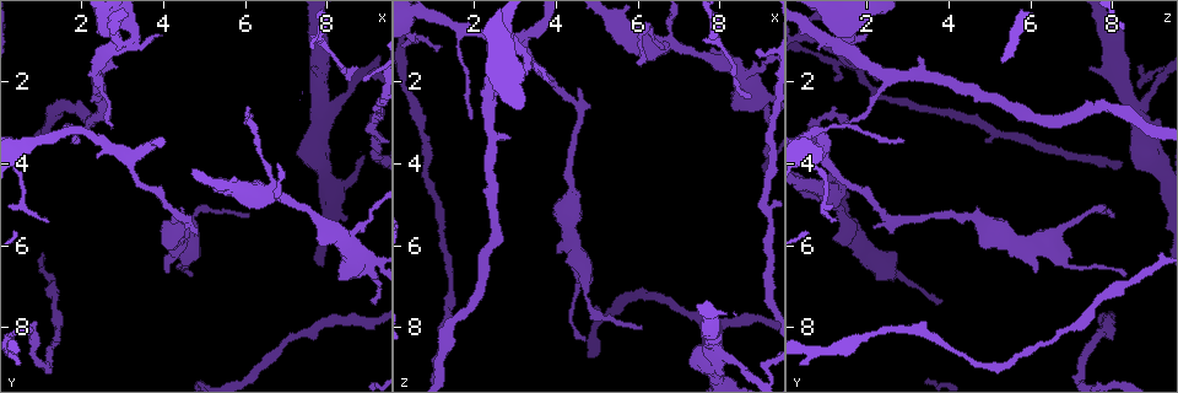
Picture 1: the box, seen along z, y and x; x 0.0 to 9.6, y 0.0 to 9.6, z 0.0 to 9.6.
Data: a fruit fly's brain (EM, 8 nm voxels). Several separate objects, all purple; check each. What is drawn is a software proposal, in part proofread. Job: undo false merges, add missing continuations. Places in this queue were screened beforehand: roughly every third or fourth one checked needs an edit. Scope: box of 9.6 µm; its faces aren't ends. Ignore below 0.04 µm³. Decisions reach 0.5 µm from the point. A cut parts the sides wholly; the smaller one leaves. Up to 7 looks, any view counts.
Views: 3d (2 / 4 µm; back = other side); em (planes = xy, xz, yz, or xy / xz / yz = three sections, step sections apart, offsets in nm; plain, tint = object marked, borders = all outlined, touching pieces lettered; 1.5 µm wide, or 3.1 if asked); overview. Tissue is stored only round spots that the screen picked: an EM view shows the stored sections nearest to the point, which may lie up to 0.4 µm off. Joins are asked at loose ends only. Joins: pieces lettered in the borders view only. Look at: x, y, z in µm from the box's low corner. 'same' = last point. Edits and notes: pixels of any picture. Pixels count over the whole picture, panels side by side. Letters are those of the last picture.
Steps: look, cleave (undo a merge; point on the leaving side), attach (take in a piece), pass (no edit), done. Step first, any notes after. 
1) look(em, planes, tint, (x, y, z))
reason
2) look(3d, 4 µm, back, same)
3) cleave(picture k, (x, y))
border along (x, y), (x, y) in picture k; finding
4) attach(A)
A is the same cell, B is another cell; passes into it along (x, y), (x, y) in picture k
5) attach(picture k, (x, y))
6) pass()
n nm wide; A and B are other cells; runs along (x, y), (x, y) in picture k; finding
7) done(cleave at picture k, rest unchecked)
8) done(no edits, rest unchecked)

look(3d, 2 µm, (8.85, 2.05, 1.25))
branch stops here

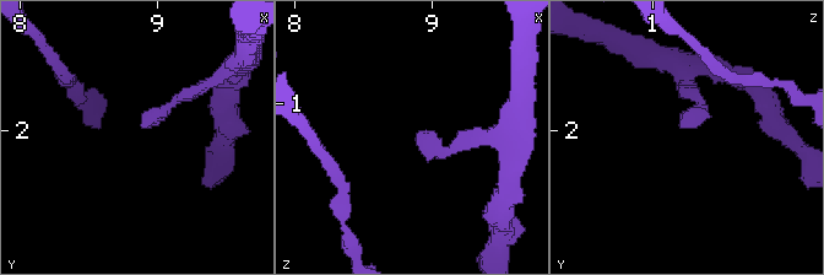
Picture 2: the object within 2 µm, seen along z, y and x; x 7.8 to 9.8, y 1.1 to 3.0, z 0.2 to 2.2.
look(em, planes, tint, (8.92, 1.98, 1.24))

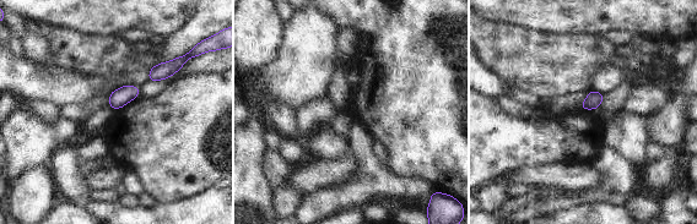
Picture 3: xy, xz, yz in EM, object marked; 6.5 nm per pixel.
look(em, planes, borders, same)
what lies round it

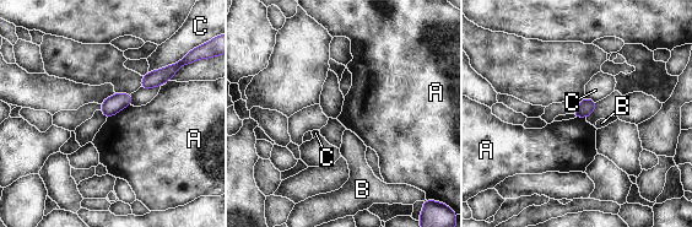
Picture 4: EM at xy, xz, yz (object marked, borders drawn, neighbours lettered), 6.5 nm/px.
pass()
100 nm wide; C touches over 190 nm; A, B and C are other cells; none of them fits

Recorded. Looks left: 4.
look(em, planes, borders, (9.15, 7.45, 3.85))
tapers out

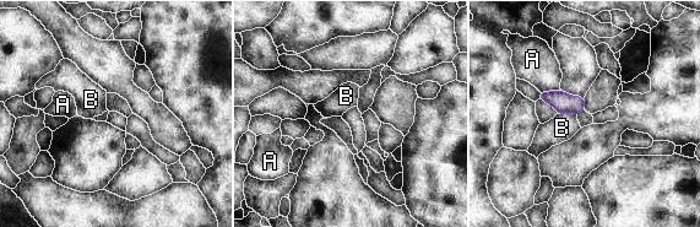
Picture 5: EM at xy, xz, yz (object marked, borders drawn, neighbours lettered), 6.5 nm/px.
pass()
120 nm wide; A and B are other cells; border along (558, 113), (574, 113), (576, 115) in picture 5; none of them fits

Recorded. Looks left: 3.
look(em, xz, step 8, borders, (6.10, 5.30, 8.00))
free end

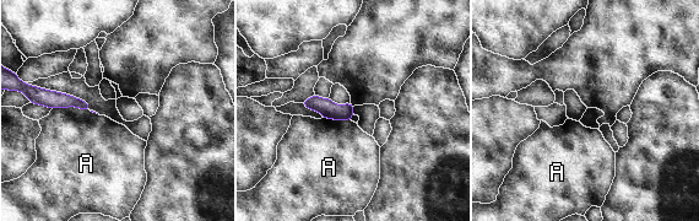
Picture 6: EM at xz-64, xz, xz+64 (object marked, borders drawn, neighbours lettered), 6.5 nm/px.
look(em, planes, borders, same)

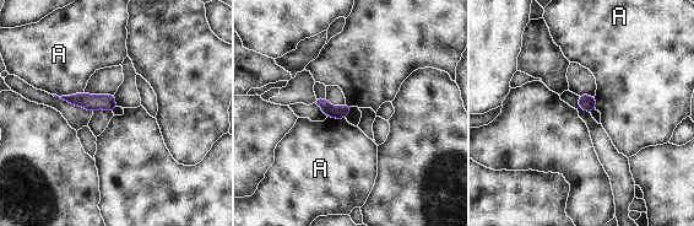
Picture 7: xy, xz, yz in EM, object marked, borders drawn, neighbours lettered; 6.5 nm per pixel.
pass()
A is another cell; border along (83, 91), (76, 95), (53, 93) in picture 7; no lettered piece goes on from it

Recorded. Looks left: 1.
done(no edits, rest unchecked)

